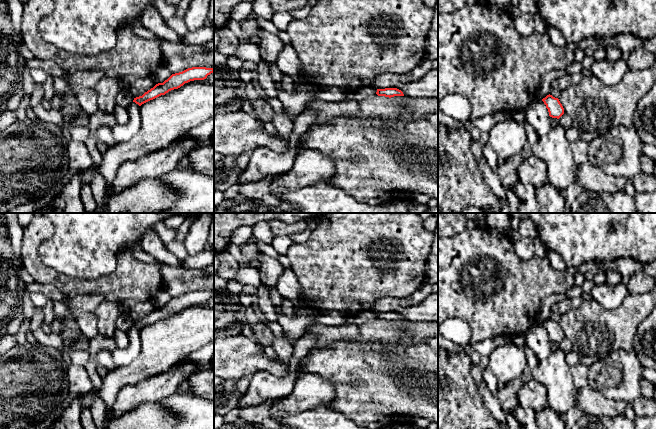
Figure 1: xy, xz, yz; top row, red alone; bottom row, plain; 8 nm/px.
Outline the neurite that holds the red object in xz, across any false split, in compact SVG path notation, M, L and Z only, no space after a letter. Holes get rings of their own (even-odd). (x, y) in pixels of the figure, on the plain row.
M397 312L377 313L376 318L378 320L385 320L389 322L394 320L404 320L403 316Z

